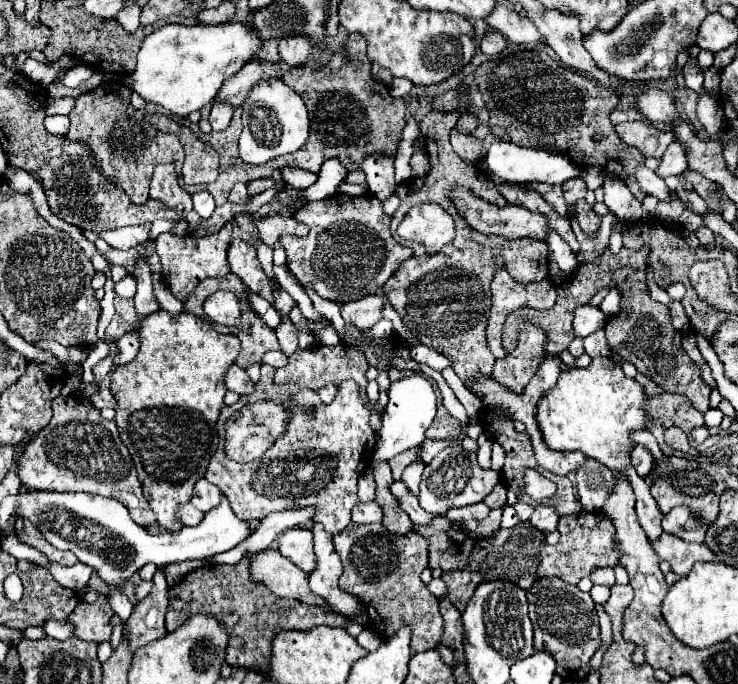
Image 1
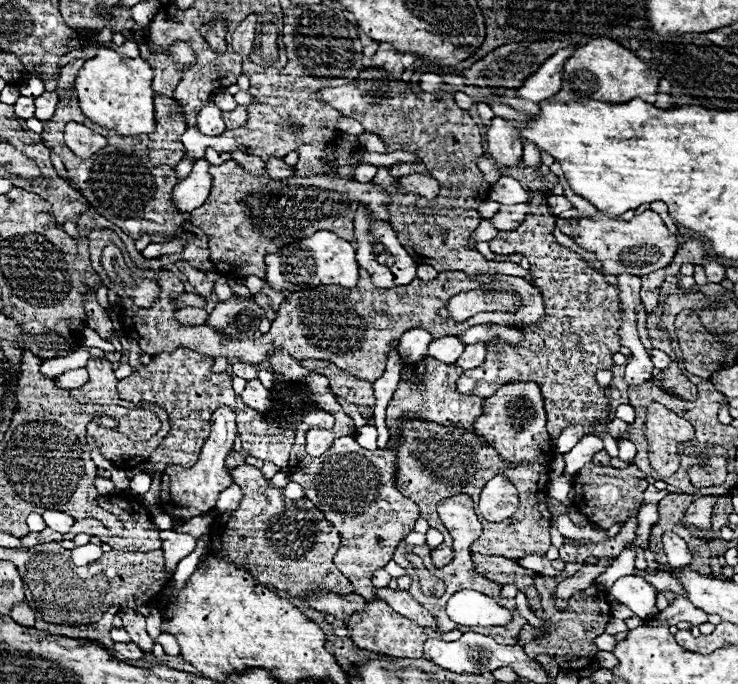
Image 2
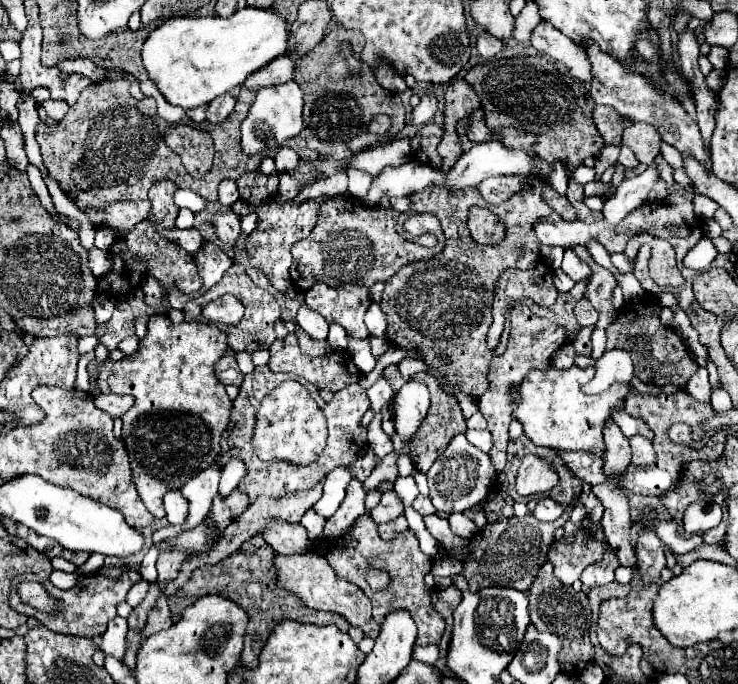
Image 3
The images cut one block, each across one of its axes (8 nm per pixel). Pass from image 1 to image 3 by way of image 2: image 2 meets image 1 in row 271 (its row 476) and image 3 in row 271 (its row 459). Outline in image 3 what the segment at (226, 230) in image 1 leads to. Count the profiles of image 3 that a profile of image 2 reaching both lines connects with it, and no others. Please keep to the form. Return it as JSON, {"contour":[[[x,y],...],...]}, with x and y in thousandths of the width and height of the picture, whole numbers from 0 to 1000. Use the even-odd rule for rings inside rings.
{"contour":[[[279,354],[276,363],[263,374],[268,401],[274,406],[274,424],[285,424],[290,415],[301,409],[306,395],[317,386],[314,377],[309,377],[293,357]]]}

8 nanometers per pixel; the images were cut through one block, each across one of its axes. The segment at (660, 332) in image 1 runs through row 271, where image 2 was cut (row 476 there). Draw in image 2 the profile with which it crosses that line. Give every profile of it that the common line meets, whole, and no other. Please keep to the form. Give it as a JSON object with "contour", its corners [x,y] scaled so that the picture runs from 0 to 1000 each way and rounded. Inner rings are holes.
{"contour":[[[797,675],[780,696],[778,696],[778,743],[791,751],[802,766],[824,775],[832,763],[846,766],[870,737],[870,722],[875,716],[875,693],[864,687],[862,678],[851,684],[829,684],[829,681],[805,681]]]}

